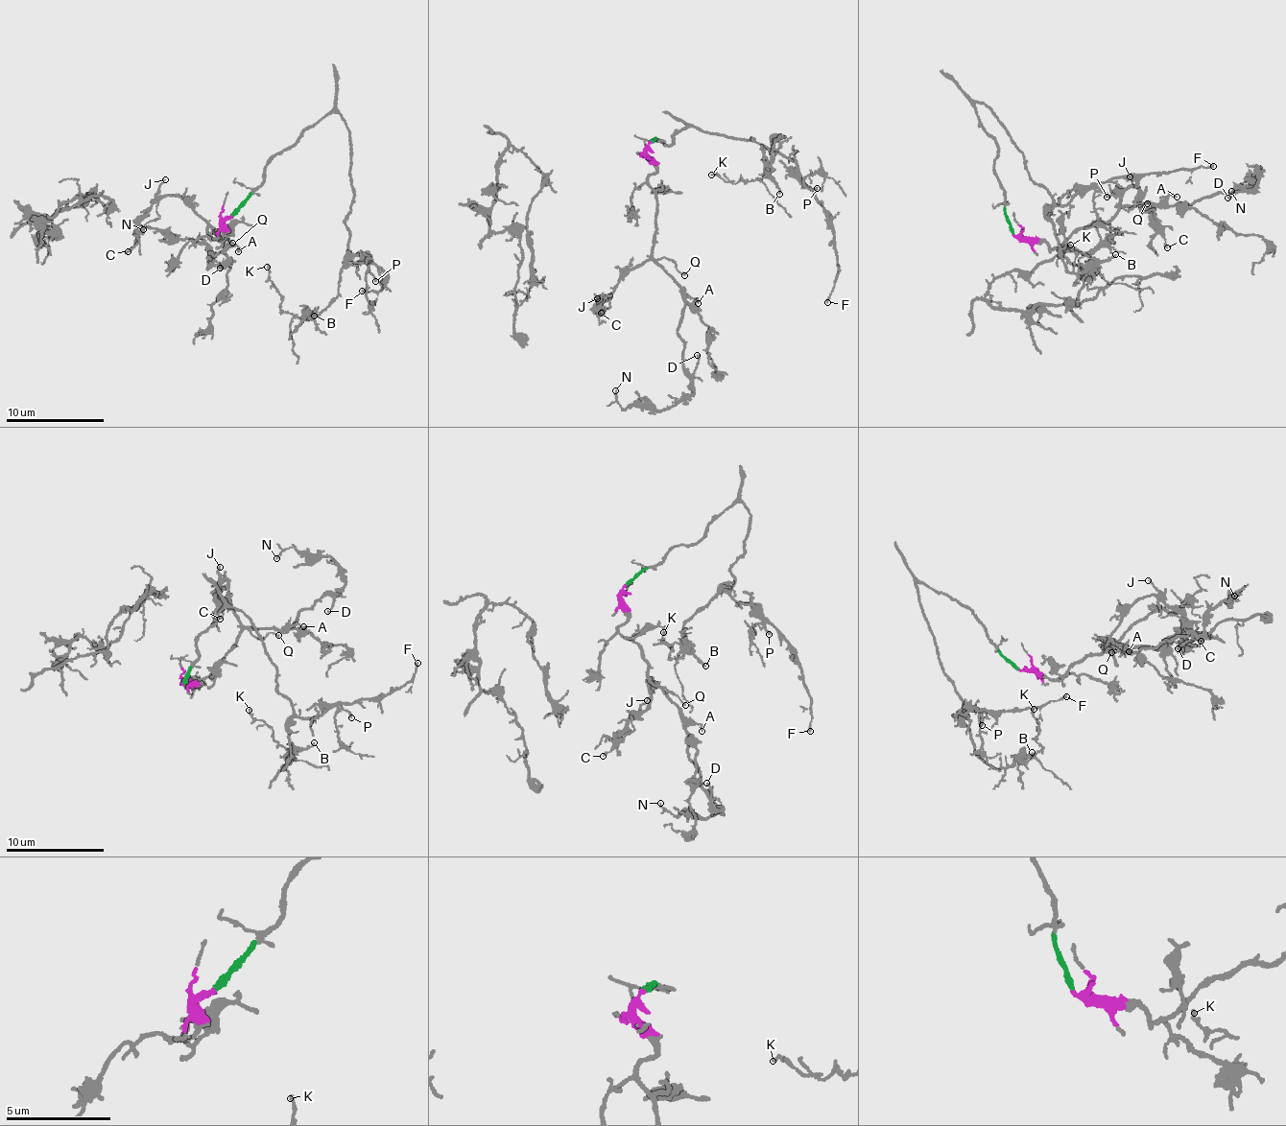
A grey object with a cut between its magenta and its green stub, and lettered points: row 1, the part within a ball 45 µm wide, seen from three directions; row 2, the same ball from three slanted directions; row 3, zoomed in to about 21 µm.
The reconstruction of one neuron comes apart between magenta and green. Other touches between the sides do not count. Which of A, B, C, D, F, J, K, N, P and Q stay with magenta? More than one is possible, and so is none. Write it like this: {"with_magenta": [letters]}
{"with_magenta": ["A", "C", "D", "J", "N", "Q"]}

